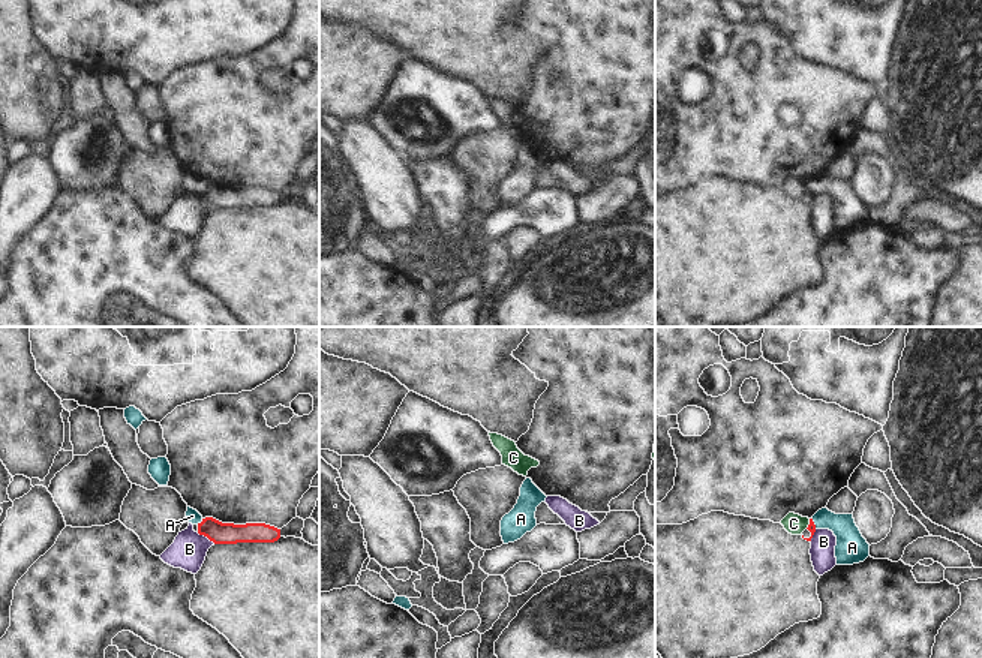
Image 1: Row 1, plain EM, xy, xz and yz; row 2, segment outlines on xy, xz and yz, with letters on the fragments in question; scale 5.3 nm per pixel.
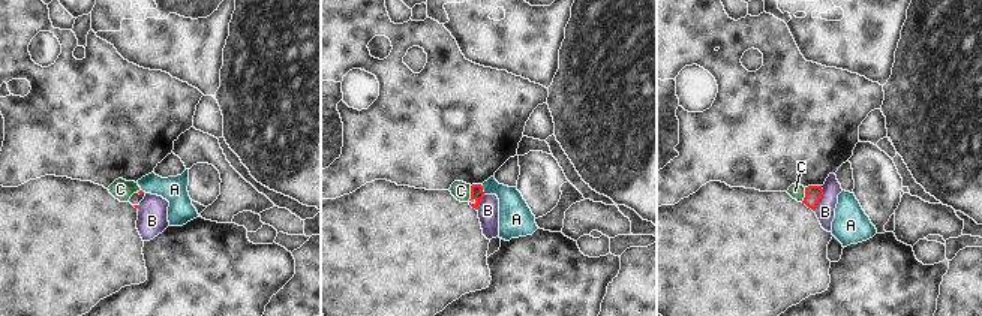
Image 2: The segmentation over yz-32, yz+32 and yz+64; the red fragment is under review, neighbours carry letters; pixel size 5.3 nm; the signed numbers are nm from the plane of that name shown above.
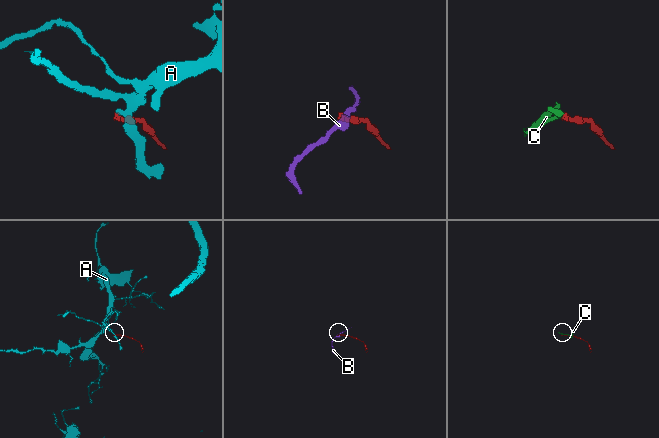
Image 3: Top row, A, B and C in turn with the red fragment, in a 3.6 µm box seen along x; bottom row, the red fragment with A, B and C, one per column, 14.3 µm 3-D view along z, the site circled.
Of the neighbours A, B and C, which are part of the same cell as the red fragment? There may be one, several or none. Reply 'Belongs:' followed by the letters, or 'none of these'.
Belongs: none of these.

